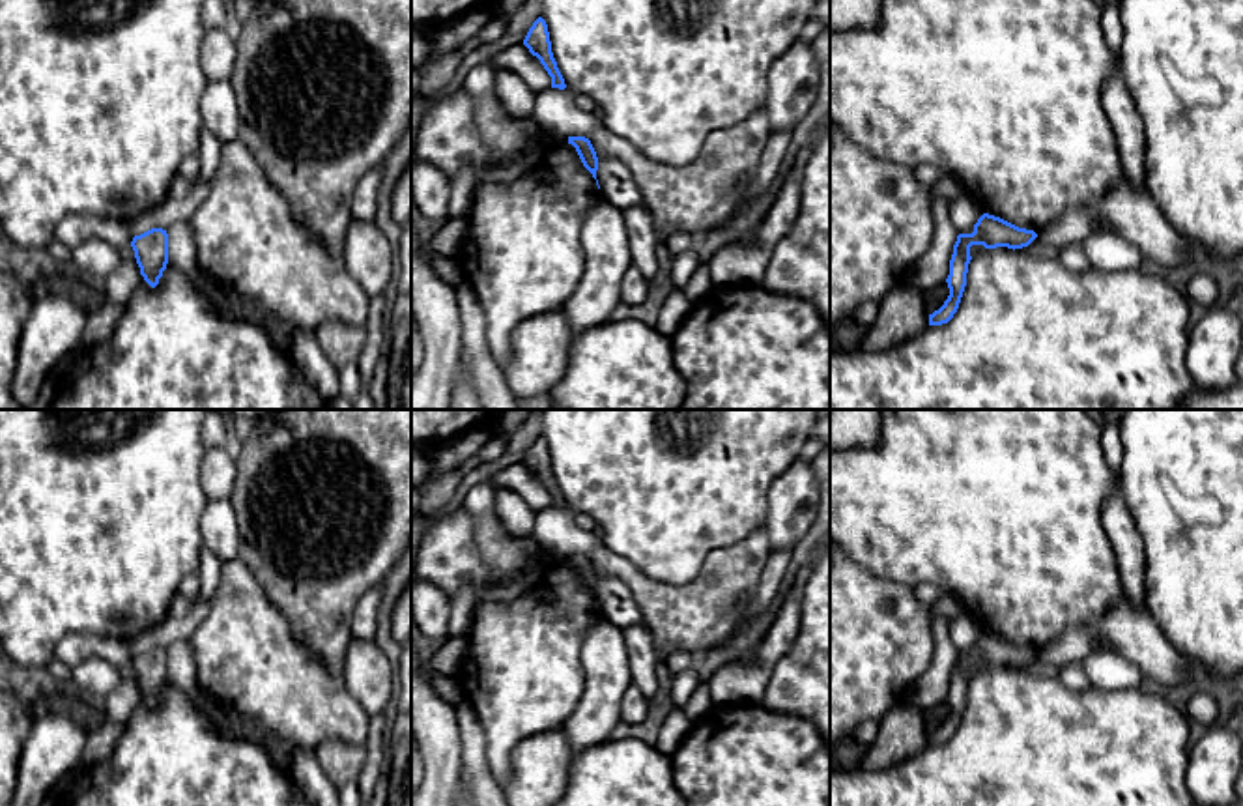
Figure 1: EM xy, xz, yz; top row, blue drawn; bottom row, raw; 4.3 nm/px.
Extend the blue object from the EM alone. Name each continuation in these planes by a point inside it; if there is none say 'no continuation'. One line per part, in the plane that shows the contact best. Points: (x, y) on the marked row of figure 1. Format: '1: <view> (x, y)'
no continuation

